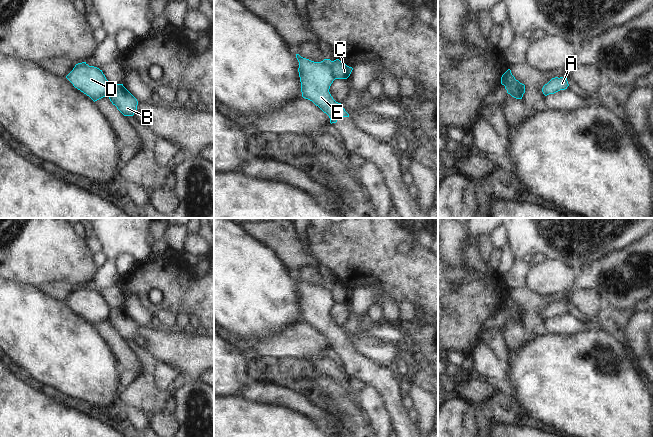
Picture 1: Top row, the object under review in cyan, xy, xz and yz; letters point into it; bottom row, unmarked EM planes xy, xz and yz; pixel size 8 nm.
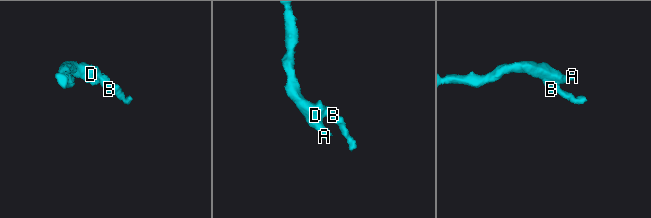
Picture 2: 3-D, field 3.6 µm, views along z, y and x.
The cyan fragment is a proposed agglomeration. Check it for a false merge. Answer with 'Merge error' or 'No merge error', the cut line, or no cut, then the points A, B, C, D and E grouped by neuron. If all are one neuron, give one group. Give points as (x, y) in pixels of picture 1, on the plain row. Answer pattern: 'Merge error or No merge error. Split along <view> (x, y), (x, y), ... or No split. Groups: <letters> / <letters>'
Merge error. Split along yz (505, 310), (518, 309), (523, 317). Groups: A D E / B C.

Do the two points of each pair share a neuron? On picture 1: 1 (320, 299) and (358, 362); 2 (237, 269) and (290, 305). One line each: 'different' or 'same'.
1: same
2: same

